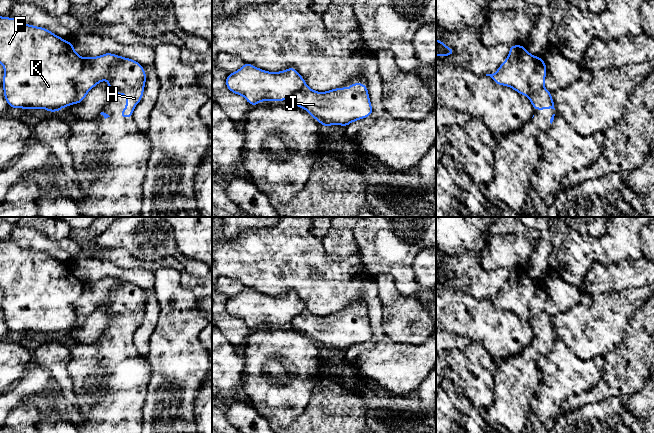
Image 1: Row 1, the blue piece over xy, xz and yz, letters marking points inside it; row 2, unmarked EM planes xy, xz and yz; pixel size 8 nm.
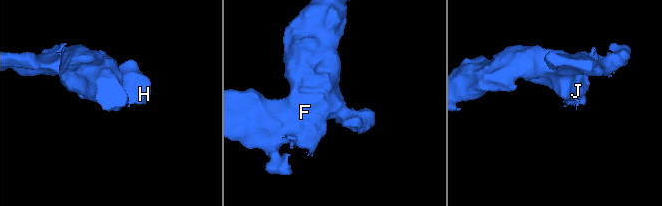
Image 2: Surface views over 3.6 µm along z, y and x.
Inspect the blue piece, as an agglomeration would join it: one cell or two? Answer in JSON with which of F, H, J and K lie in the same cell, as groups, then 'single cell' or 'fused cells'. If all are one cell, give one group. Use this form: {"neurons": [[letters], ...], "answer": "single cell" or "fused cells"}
{"neurons": [["F", "K"], ["H", "J"]], "answer": "fused cells"}

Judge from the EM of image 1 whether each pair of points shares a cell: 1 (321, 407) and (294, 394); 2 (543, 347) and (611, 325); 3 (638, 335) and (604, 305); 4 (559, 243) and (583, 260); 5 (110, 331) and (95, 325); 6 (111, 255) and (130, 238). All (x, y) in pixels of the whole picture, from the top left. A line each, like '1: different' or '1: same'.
1: different
2: different
3: different
4: same
5: different
6: different

